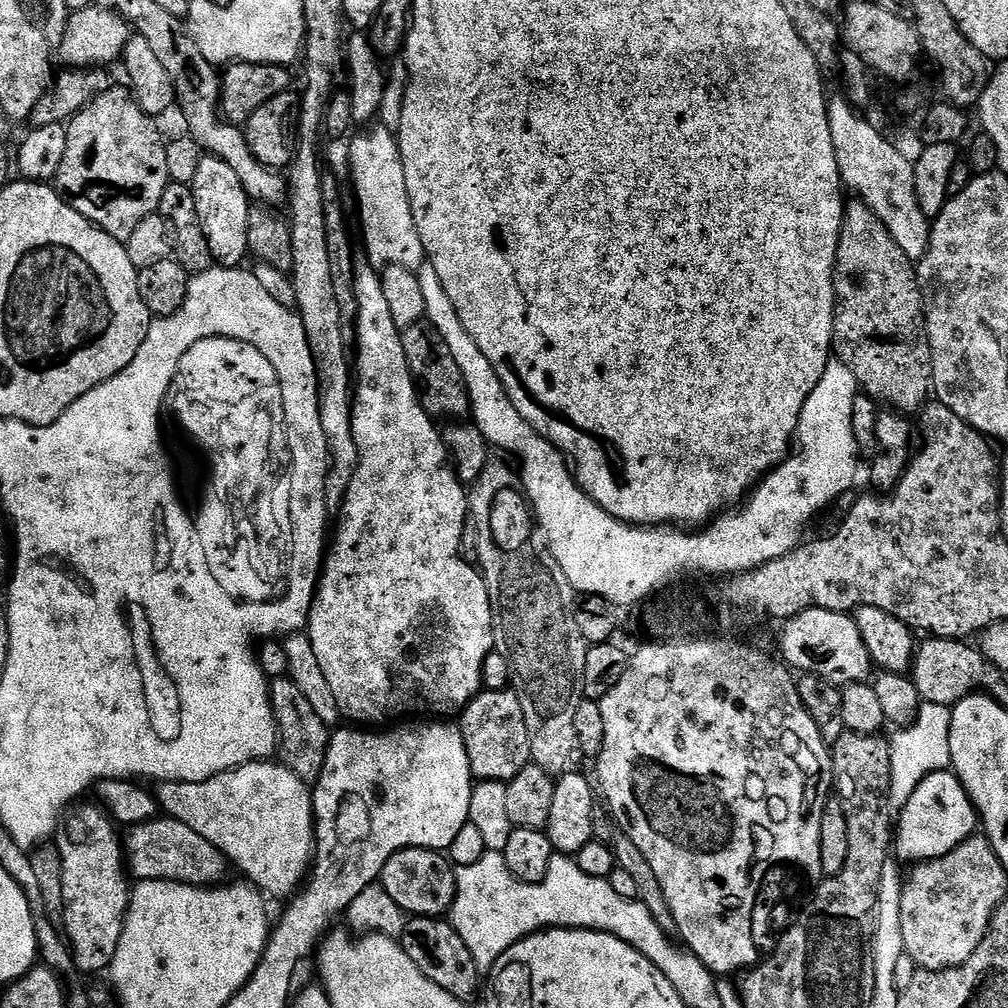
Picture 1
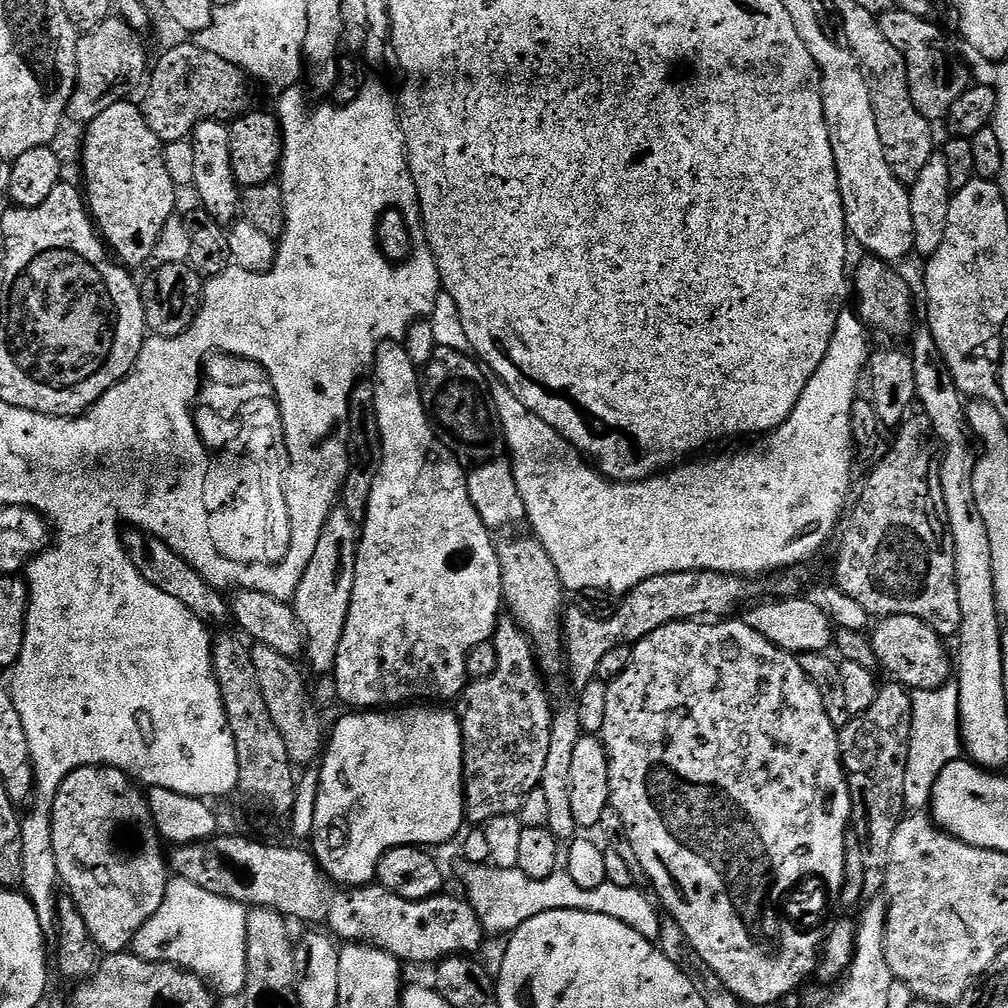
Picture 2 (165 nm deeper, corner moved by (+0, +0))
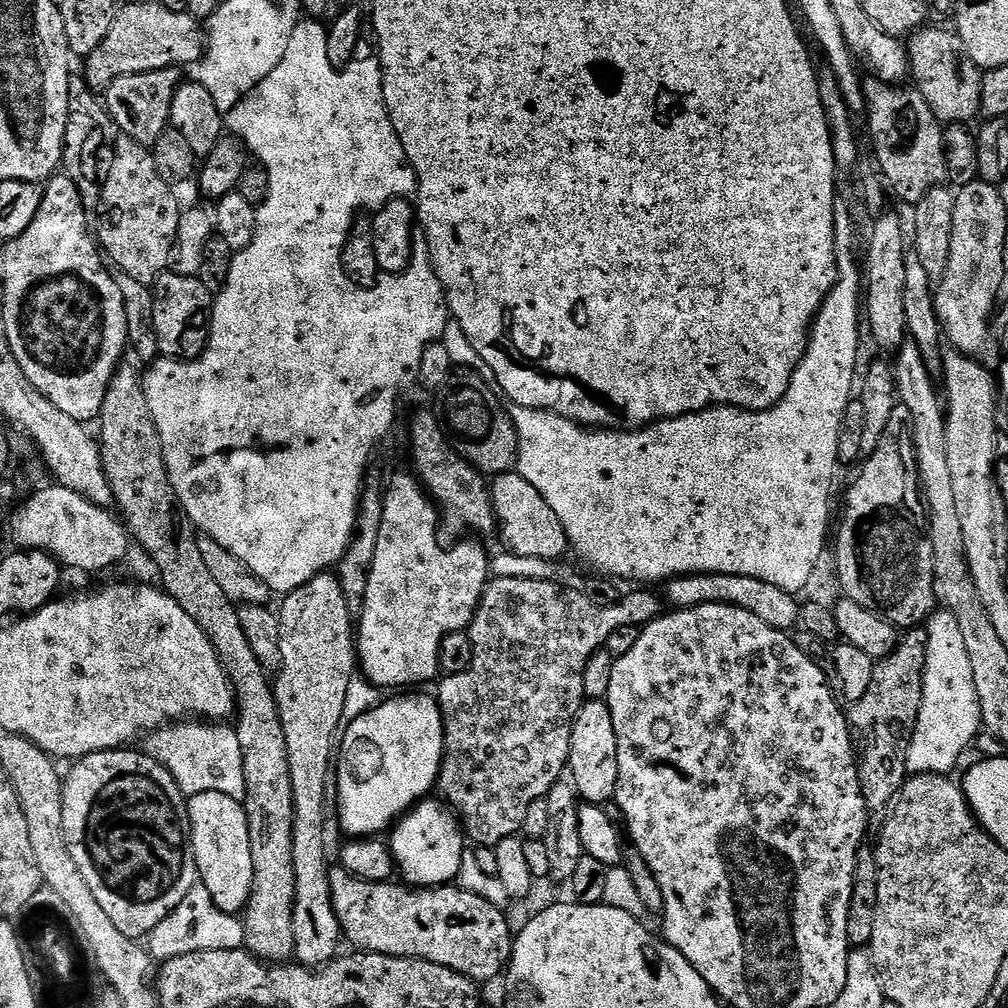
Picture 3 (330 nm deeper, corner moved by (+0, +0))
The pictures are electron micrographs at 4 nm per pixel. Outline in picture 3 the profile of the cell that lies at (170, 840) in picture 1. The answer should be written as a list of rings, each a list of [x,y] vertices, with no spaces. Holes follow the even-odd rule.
[[[339,866],[329,871],[328,881],[343,939],[347,943],[349,940],[353,949],[434,962],[477,982],[492,980],[499,972],[501,975],[507,969],[508,960],[512,957],[514,928],[508,925],[508,920],[498,905],[491,904],[486,897],[479,896],[476,892],[463,892],[457,886],[417,888],[403,883],[396,884],[397,882],[371,884],[359,880]]]

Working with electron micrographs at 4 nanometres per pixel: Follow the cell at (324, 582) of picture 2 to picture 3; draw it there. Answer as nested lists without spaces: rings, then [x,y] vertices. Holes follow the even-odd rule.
[[[332,574],[315,576],[298,590],[283,597],[284,605],[278,608],[282,630],[282,662],[274,680],[276,705],[286,734],[286,754],[290,758],[290,786],[294,788],[294,957],[295,963],[305,968],[318,968],[335,960],[341,951],[342,933],[336,911],[332,905],[328,874],[328,848],[324,845],[324,811],[330,808],[330,780],[328,771],[334,768],[334,753],[338,748],[338,733],[342,728],[342,710],[352,676],[358,672],[358,640],[354,635],[354,614],[348,609],[346,594],[339,579]]]

